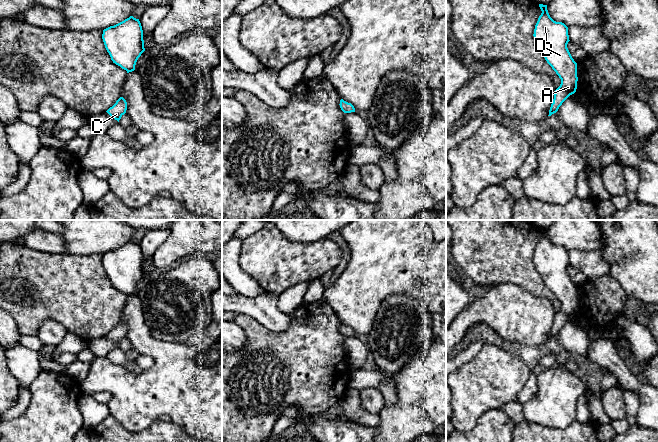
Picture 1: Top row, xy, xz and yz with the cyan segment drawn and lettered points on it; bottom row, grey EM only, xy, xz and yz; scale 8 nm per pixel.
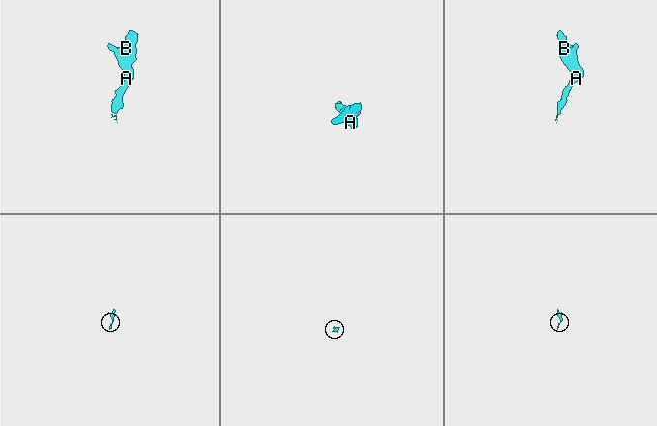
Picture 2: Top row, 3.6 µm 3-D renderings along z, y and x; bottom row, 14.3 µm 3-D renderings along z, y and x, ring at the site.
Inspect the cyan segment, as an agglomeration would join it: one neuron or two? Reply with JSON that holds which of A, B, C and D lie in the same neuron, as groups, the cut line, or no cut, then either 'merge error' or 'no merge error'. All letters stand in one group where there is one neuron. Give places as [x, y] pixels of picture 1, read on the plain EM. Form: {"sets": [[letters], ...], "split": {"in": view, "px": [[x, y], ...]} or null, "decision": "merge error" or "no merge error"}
{"sets": [["A", "B", "C", "D"]], "split": null, "decision": "no merge error"}

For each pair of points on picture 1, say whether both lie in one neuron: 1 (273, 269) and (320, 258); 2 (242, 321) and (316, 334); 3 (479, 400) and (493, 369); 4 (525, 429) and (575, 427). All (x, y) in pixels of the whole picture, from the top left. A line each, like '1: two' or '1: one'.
1: one
2: one
3: one
4: one

